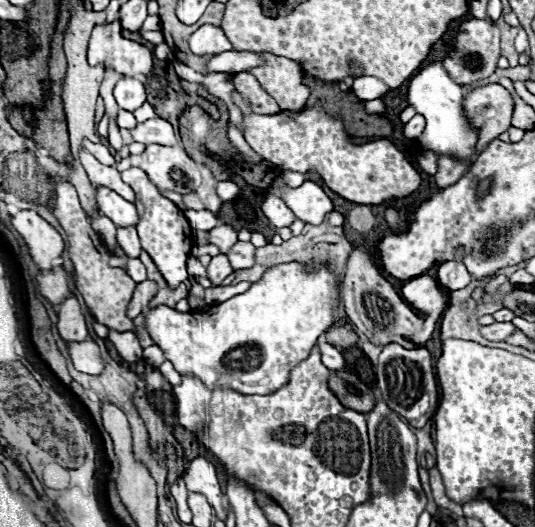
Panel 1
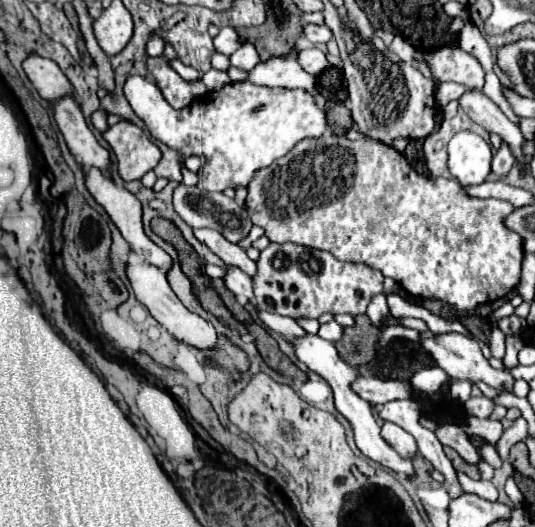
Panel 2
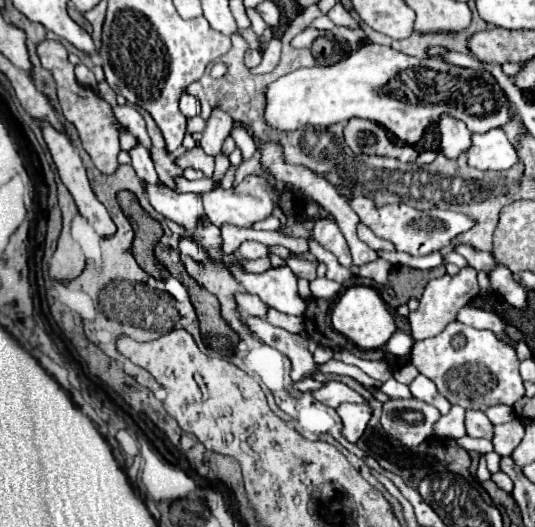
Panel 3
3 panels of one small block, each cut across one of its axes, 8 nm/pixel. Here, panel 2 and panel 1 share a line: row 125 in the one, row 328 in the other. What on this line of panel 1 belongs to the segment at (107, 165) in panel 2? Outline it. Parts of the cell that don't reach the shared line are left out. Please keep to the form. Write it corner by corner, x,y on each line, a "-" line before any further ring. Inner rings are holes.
70,296
58,306
58,324
56,324
60,336
66,342
82,342
88,340
88,328
84,320
84,310
80,302

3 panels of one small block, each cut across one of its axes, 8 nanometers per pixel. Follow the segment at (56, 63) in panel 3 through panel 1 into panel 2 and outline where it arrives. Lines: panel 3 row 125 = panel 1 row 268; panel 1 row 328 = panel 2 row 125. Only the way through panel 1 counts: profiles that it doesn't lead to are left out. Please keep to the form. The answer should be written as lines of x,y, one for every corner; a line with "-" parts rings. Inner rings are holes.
118,122
104,132
104,140
116,154
118,172
124,180
140,180
146,172
150,172
158,160
158,146
136,126
130,122

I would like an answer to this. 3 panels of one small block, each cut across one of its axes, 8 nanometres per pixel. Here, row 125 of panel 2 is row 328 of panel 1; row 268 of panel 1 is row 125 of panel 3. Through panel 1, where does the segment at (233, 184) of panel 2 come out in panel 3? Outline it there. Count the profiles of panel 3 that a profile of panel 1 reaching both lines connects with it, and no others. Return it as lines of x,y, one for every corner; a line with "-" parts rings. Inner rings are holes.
380,44
364,46
334,66
298,68
290,74
284,74
276,82
266,86
264,96
266,96
266,110
264,110
266,124
276,130
290,132
290,130
298,130
302,126
328,128
332,124
348,122
352,116
358,116
358,118
368,118
368,120
378,122
380,126
394,132
400,140
410,142
410,144
418,142
424,136
426,128
432,122
440,120
440,116
444,112
452,112
452,116
464,120
466,126
470,128
470,132
488,132
488,130
500,128
512,120
510,118
510,100
500,90
500,86
496,84
492,74
480,72
480,70
466,70
466,68
452,66
452,64
432,60
432,58
418,60
414,56
396,52
396,50
392,50
388,46
380,46
-
406,88
412,88
412,102
406,96

